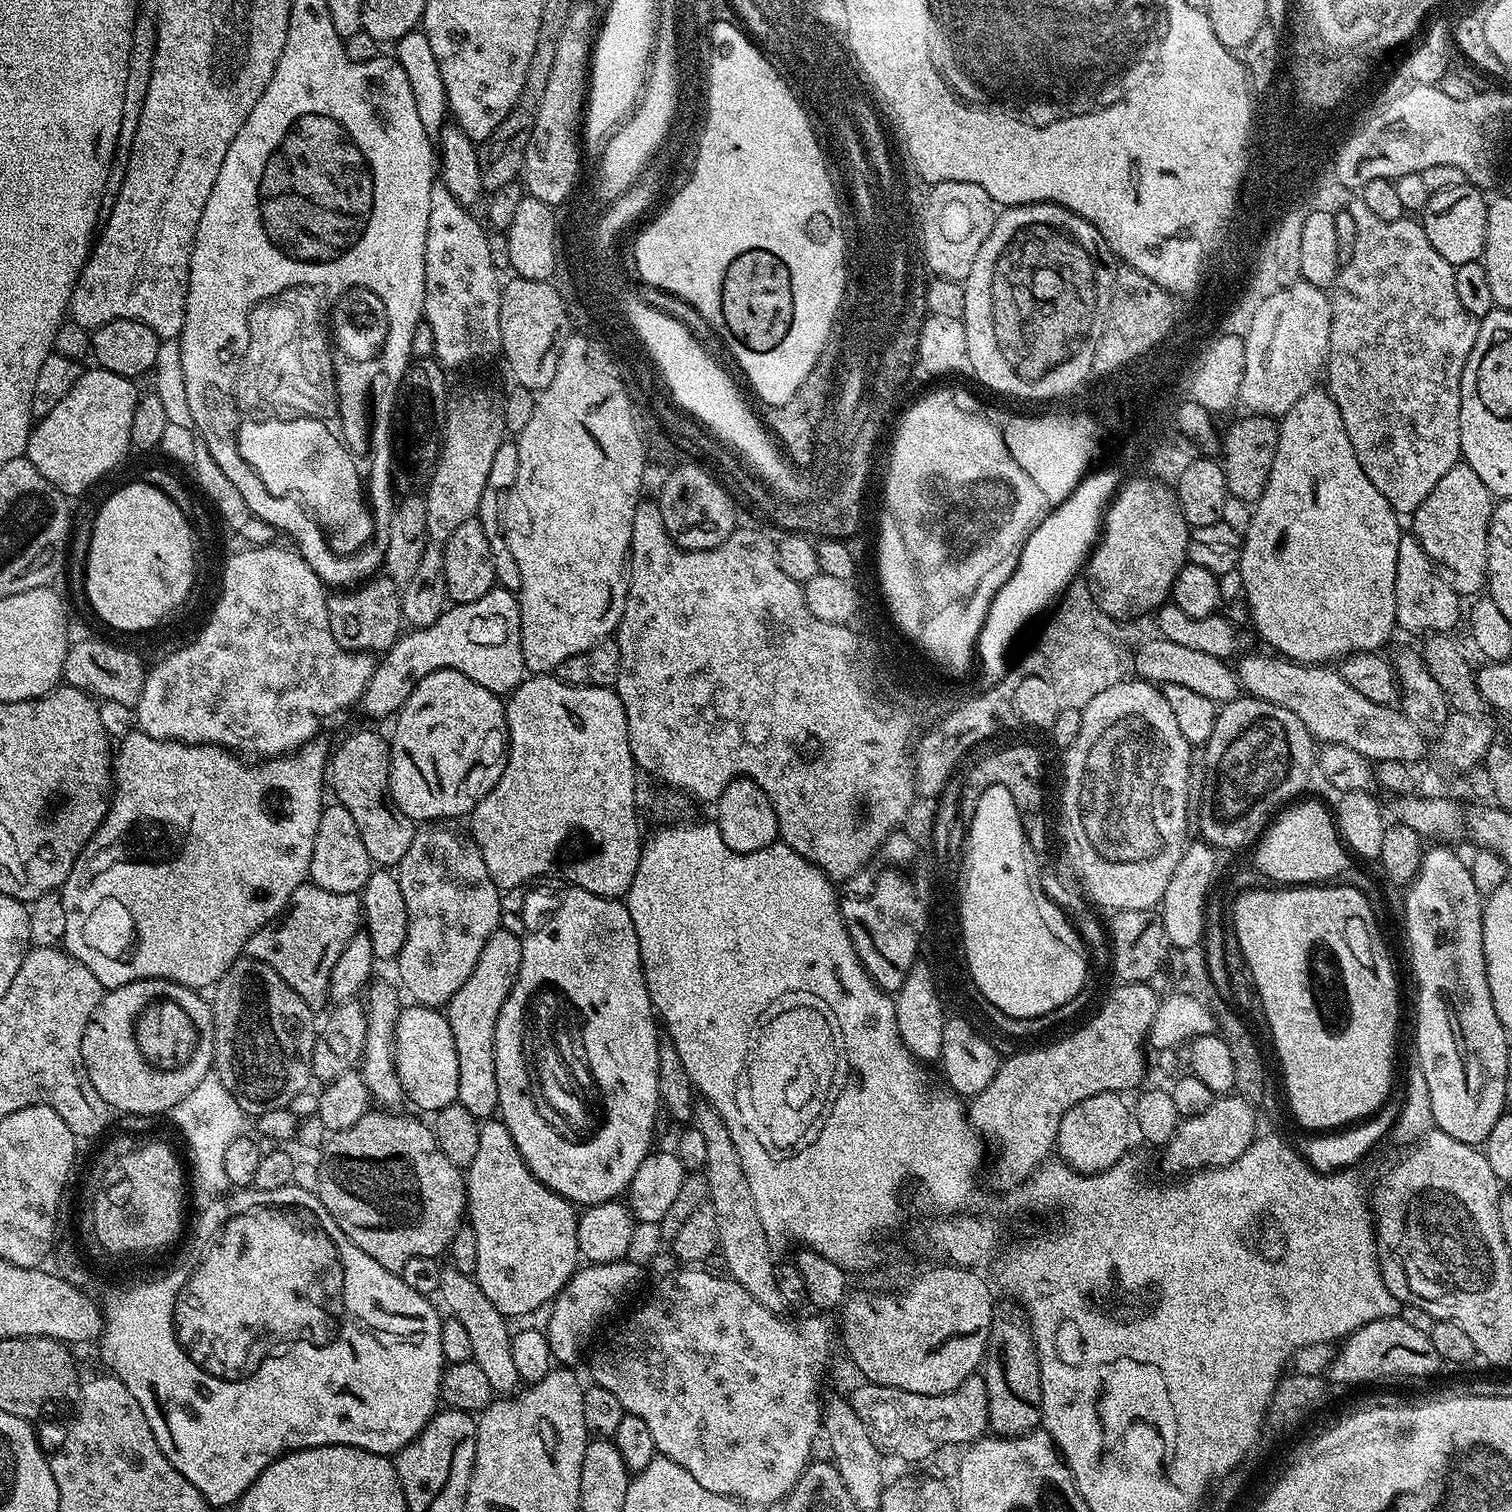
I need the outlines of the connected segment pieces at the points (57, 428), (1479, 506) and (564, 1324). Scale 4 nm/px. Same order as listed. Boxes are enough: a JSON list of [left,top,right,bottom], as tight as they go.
[[26,366,138,497],[1411,462,1494,598],[546,1259,640,1366]]

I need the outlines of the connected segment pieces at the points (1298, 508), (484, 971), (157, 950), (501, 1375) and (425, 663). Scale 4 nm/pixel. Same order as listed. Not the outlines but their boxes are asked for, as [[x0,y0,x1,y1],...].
[[1238,390,1402,666],[446,928,523,1118],[59,730,330,990],[438,1267,522,1393],[358,586,526,717]]

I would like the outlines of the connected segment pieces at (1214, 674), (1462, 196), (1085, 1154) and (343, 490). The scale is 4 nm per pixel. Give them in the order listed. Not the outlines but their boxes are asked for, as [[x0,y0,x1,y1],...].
[[1132,638,1241,706],[1422,182,1488,266],[1055,1092,1130,1174],[236,416,378,554]]

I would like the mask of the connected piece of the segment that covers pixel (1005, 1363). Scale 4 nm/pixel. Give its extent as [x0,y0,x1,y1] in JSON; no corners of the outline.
[982,1307,1041,1438]

